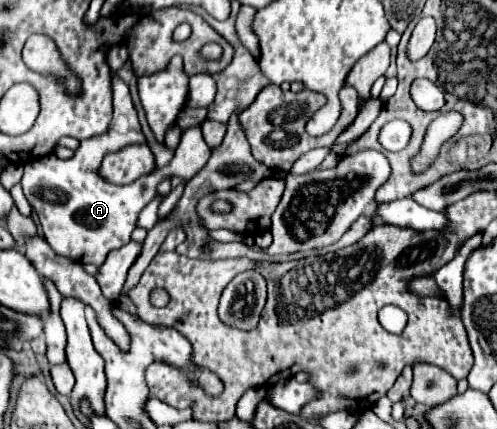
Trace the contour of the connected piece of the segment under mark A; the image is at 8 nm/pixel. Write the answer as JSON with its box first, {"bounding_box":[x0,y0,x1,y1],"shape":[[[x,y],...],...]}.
{"bounding_box":[22,73,212,267],"shape":[[[112,73],[112,101],[114,101],[114,119],[106,135],[80,143],[74,157],[66,161],[58,159],[56,155],[46,155],[32,163],[26,163],[22,175],[24,195],[40,219],[48,245],[58,255],[82,263],[94,263],[98,267],[104,263],[106,255],[112,249],[118,249],[130,241],[130,233],[136,229],[136,219],[140,211],[154,199],[158,183],[172,177],[192,179],[208,163],[212,153],[212,149],[206,145],[202,137],[200,125],[194,125],[182,131],[182,139],[178,149],[175,150],[174,159],[166,167],[154,169],[152,173],[142,175],[140,179],[128,185],[108,183],[100,175],[102,157],[108,151],[118,151],[124,145],[144,143],[144,135],[138,123],[138,113],[130,97],[130,89],[118,77],[118,73]]]}

